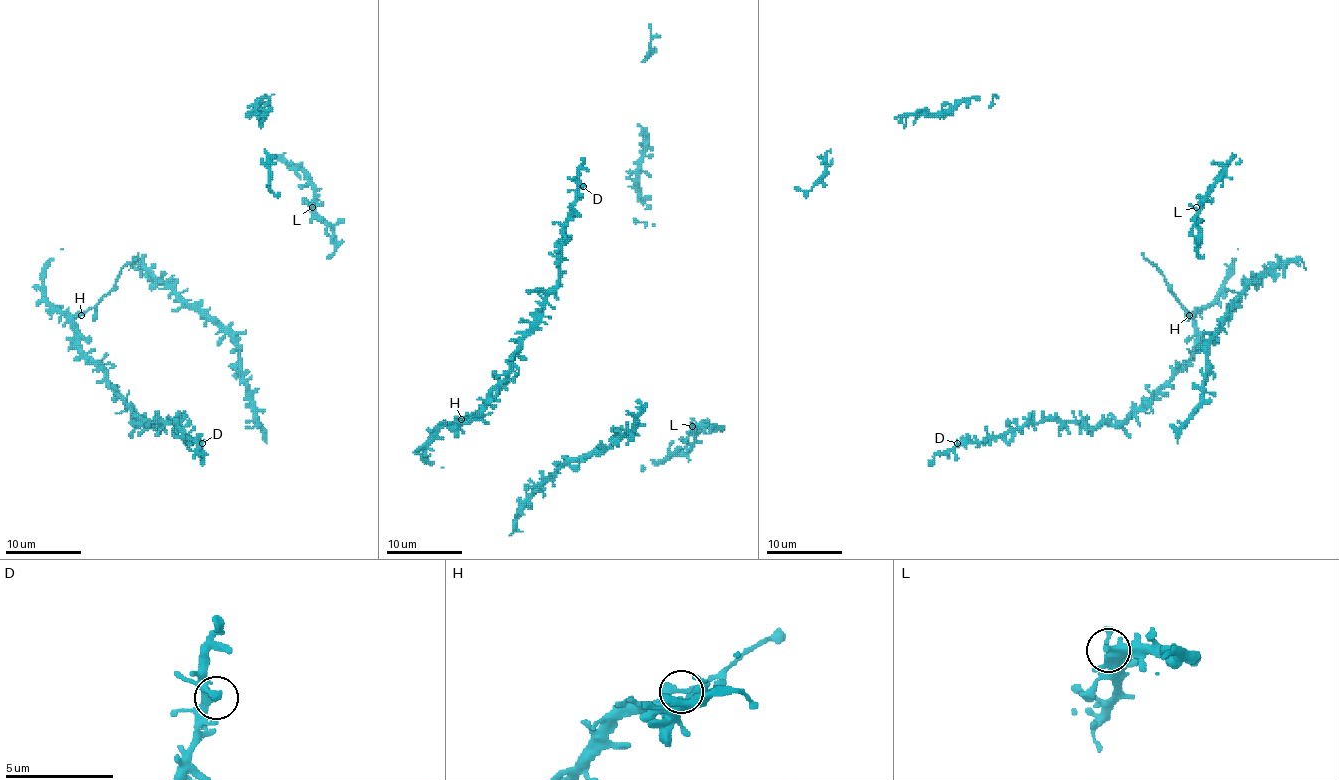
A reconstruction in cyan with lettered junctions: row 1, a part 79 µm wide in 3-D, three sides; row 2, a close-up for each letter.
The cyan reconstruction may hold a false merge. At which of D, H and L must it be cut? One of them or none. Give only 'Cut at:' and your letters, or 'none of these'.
Cut at: H

